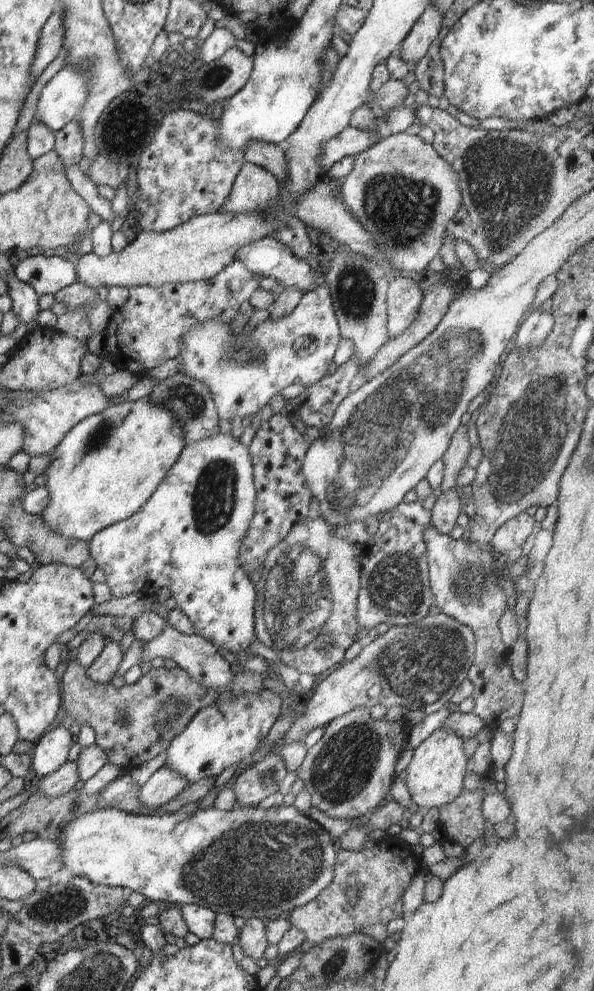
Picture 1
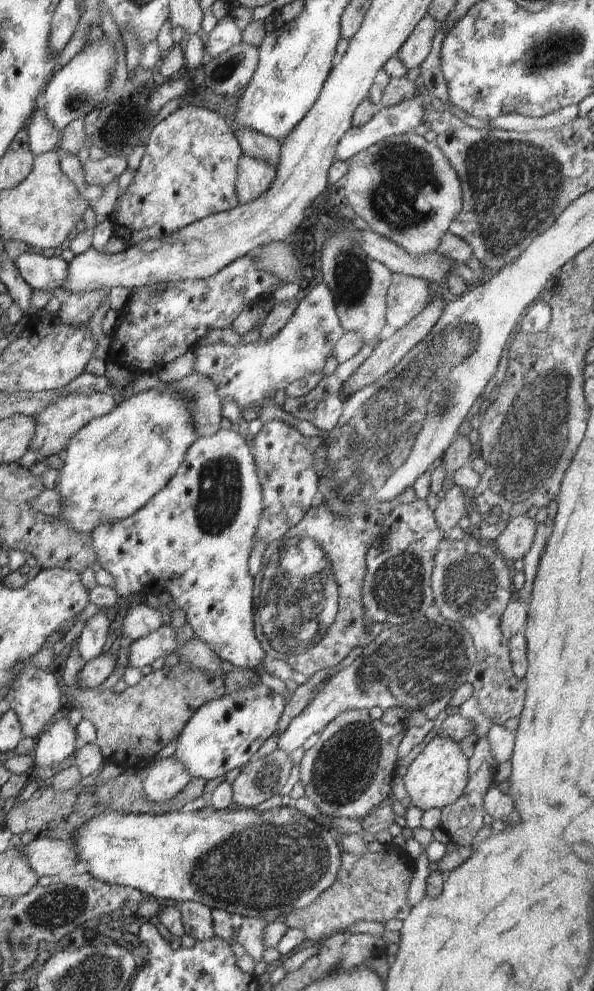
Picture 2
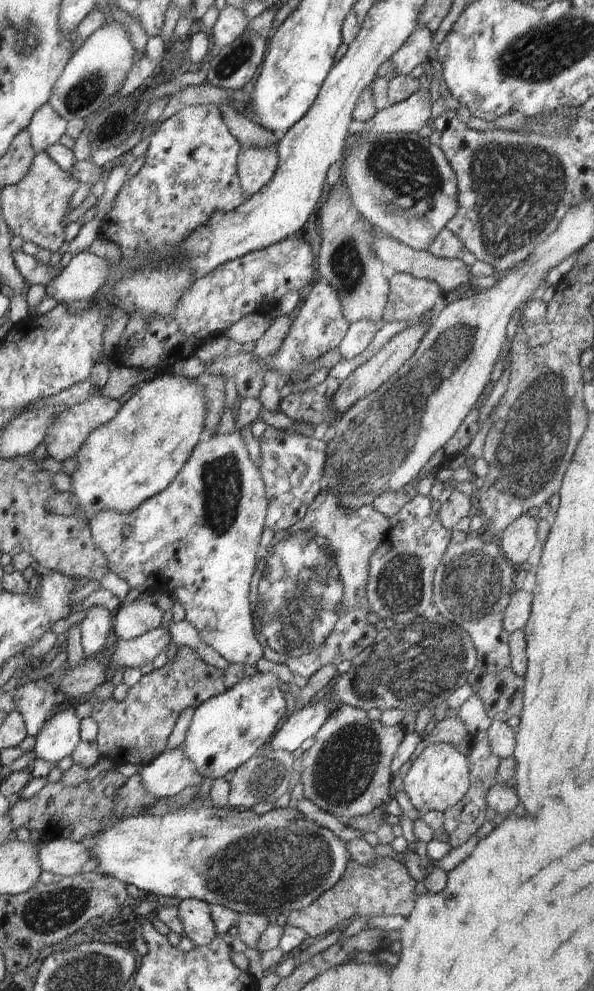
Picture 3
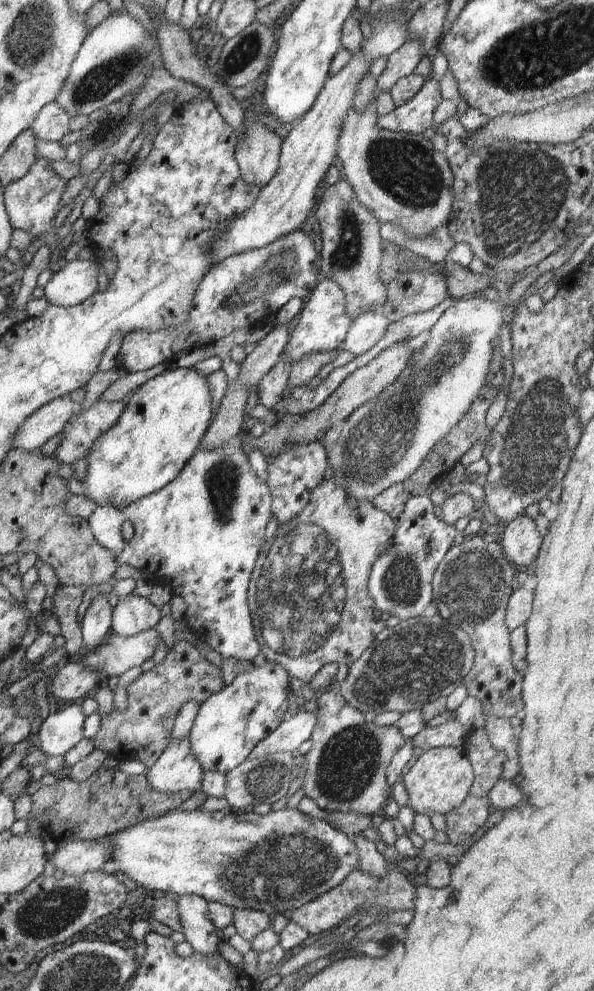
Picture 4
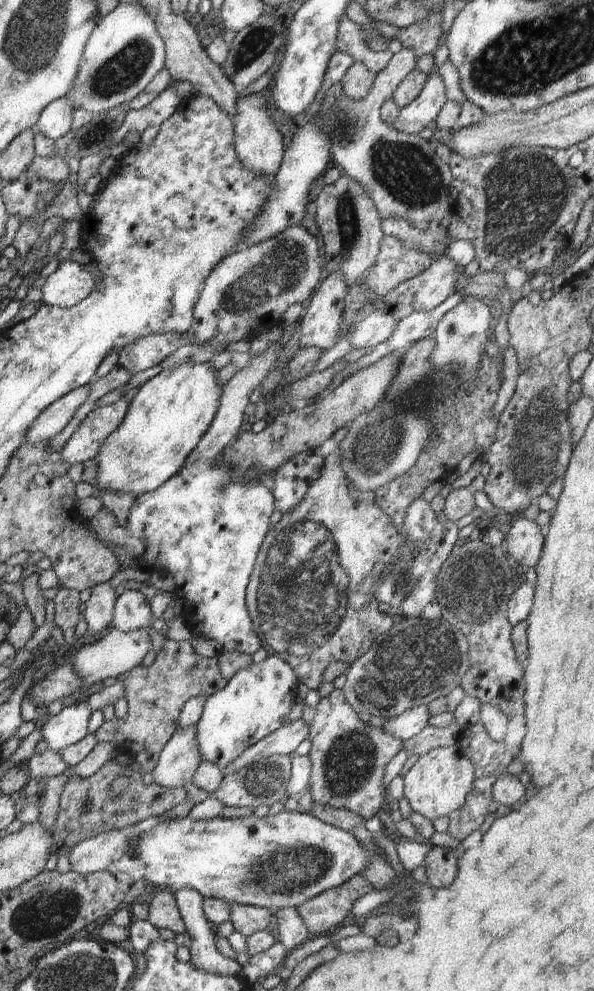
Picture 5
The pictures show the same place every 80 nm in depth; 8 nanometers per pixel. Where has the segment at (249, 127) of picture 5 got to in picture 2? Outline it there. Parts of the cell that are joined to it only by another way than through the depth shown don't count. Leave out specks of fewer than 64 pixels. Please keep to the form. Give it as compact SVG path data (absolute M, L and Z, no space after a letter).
M243 152L237 165L236 192L240 205L258 198L275 181L277 168L261 158Z

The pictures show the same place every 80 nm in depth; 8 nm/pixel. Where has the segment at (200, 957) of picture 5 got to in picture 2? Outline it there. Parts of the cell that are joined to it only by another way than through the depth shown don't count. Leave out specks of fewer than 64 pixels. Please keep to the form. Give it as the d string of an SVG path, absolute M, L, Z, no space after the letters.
M184 901L176 908L180 911L181 921L186 935L194 940L205 941L215 936L211 909L205 904L196 901Z

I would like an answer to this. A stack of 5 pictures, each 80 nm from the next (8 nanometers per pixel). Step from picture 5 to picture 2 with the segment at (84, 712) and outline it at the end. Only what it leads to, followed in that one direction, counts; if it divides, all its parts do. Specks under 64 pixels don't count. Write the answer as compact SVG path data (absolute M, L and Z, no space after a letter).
M65 716L53 722L49 722L44 732L37 736L34 755L35 766L38 768L54 768L66 760L76 750L77 732Z

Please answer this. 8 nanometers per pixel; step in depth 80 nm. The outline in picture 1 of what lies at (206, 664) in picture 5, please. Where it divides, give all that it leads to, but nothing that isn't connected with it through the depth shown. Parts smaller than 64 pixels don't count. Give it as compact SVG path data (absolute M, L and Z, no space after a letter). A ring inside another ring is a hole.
M75 656L59 670L61 706L76 720L89 723L97 734L96 744L107 752L110 763L125 772L150 762L167 750L172 740L179 735L192 717L201 709L217 702L217 692L194 680L188 672L178 666L173 669L152 668L133 685L125 684L117 689L112 683L97 683L85 676L85 668ZM177 701L181 705L178 716L166 720L159 727L157 713L166 703Z

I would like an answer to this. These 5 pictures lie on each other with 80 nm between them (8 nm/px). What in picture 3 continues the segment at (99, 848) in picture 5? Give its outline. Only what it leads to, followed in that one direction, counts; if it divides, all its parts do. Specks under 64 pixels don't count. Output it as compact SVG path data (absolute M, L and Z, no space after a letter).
M58 837L47 842L41 840L37 845L42 870L62 874L64 877L77 875L82 866L93 858L92 851L85 842Z

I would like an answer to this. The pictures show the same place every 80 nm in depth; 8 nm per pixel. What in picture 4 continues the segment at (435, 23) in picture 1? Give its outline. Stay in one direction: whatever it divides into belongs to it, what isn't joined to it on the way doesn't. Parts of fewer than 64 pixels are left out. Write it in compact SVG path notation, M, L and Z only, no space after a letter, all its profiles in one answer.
M420 38L406 42L397 52L387 58L386 69L377 78L376 94L380 94L382 90L390 91L390 88L396 84L396 80L413 74L423 57Z

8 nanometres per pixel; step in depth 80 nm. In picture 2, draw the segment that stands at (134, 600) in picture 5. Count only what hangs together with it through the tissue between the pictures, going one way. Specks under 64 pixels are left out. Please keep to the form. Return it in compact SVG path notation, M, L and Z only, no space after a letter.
M145 600L134 603L124 613L120 634L124 639L138 640L164 625L161 612L148 606Z

